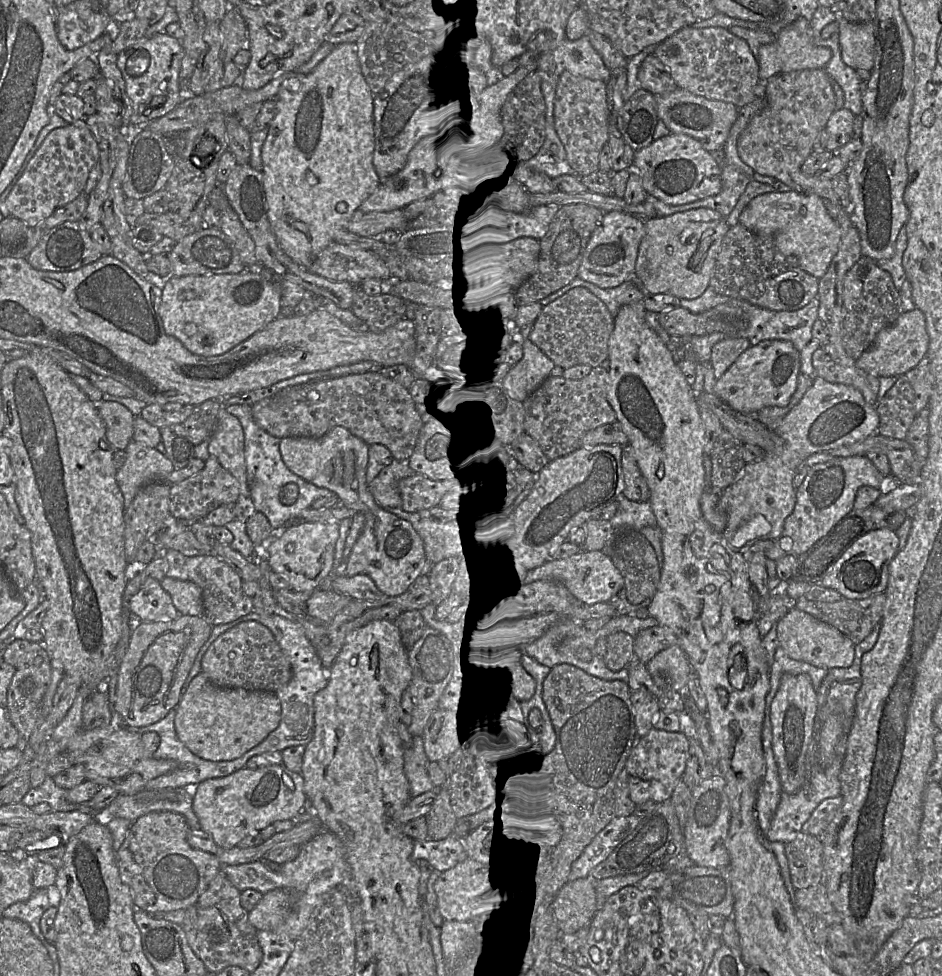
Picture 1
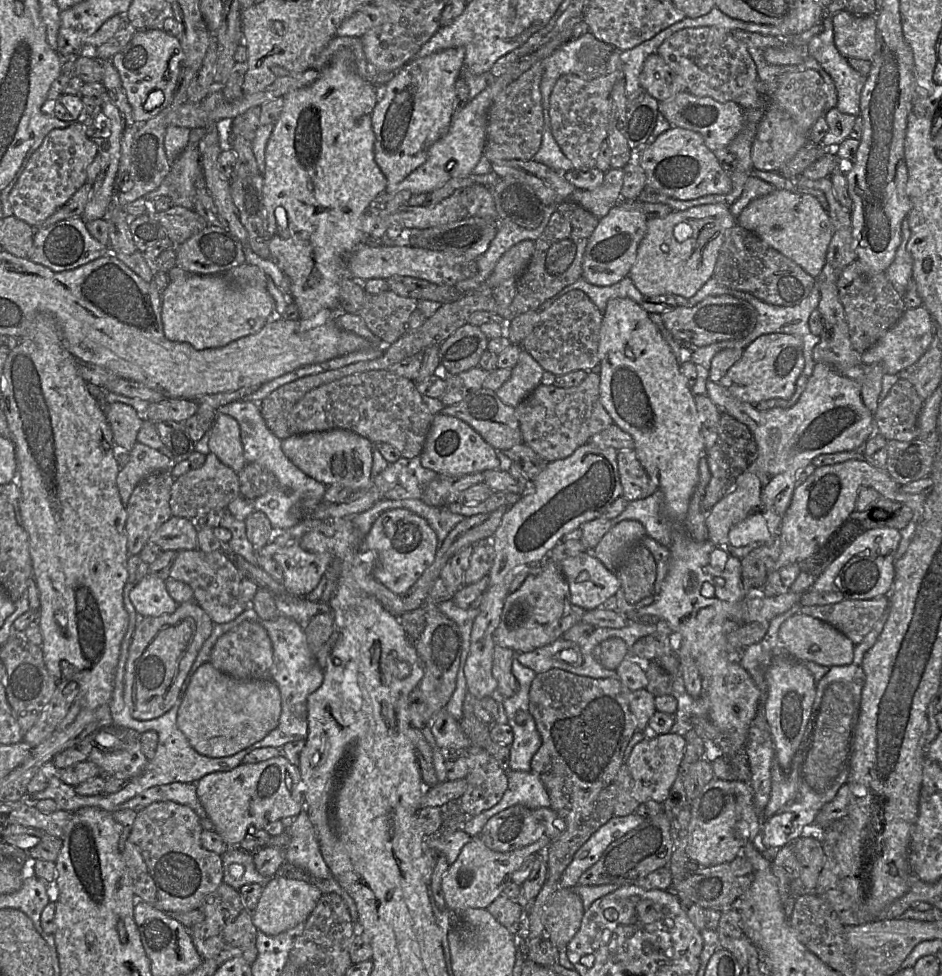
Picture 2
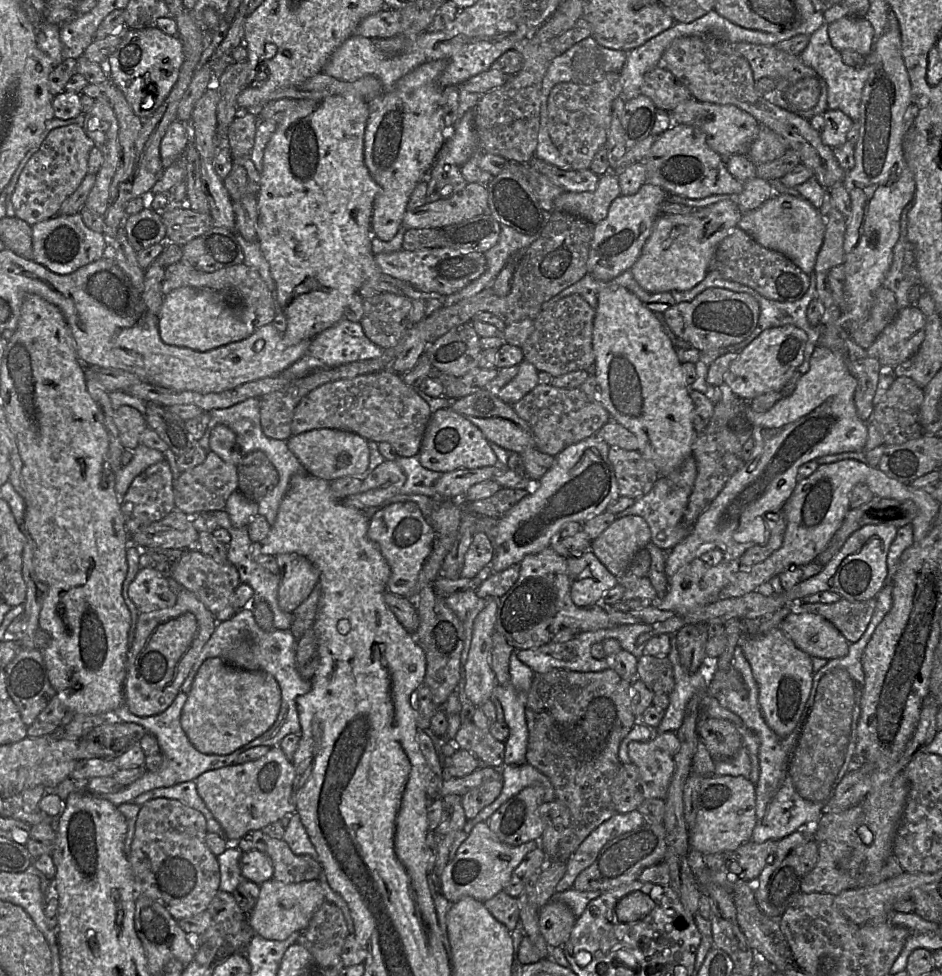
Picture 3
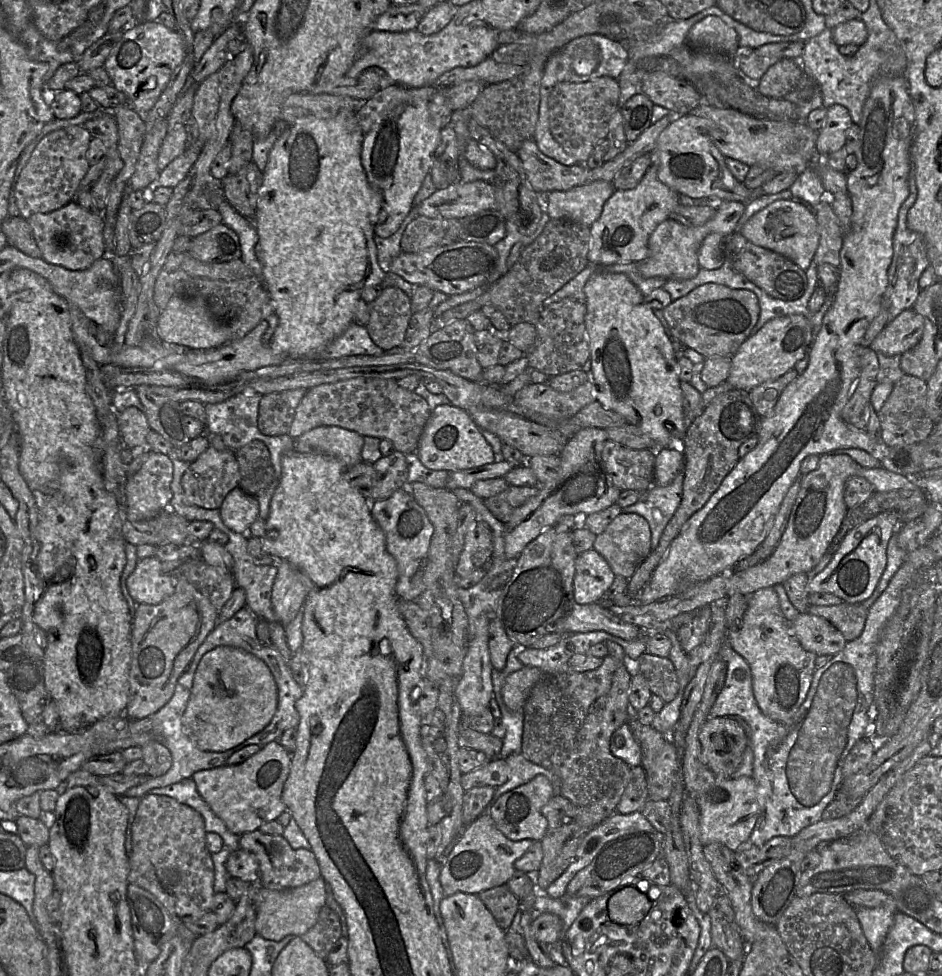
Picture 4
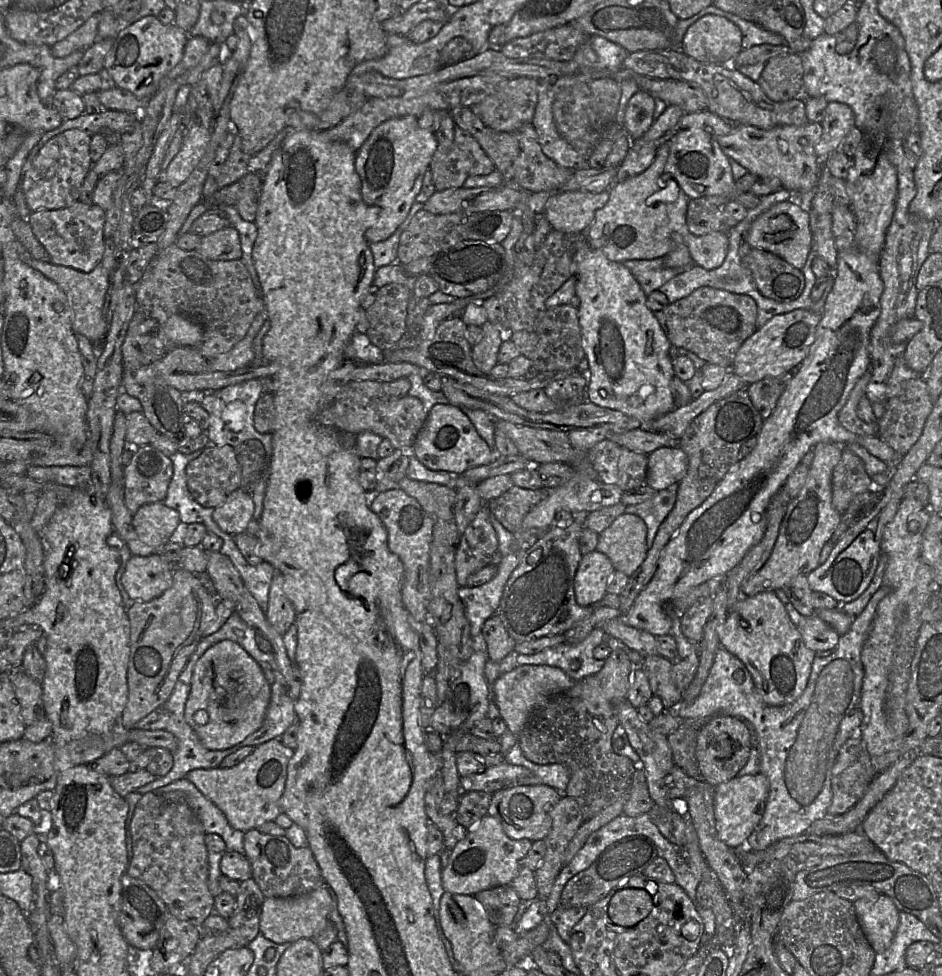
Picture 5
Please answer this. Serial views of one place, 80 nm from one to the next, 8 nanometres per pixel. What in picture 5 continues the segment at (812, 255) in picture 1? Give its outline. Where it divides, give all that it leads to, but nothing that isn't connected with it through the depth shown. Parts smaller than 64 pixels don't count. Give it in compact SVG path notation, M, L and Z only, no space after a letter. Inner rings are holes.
M791 196L760 214L747 231L746 242L772 252L799 269L803 269L811 251L813 236L810 227L810 214L801 207L801 199Z

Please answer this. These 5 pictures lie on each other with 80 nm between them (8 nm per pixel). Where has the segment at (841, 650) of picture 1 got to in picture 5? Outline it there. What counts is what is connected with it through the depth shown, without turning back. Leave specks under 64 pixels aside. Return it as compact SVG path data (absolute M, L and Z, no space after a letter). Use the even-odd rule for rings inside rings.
M815 615L806 618L798 628L805 645L814 652L835 650L840 640L839 633Z

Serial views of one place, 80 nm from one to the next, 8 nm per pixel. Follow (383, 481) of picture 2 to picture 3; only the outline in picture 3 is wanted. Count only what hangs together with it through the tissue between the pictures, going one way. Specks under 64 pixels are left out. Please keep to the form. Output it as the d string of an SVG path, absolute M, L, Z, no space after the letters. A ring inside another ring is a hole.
M418 455L412 457L398 457L395 460L406 475L406 481L400 490L405 495L426 495L432 499L439 499L434 489L434 483L443 473L425 469Z

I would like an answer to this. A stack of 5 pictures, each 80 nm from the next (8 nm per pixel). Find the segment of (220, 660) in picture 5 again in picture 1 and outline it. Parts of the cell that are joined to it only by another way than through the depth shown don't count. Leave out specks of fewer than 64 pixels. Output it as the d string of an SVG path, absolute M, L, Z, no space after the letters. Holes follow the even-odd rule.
M201 671L176 707L175 730L196 756L209 761L231 761L261 743L278 727L280 719L281 704L275 692L221 688Z

